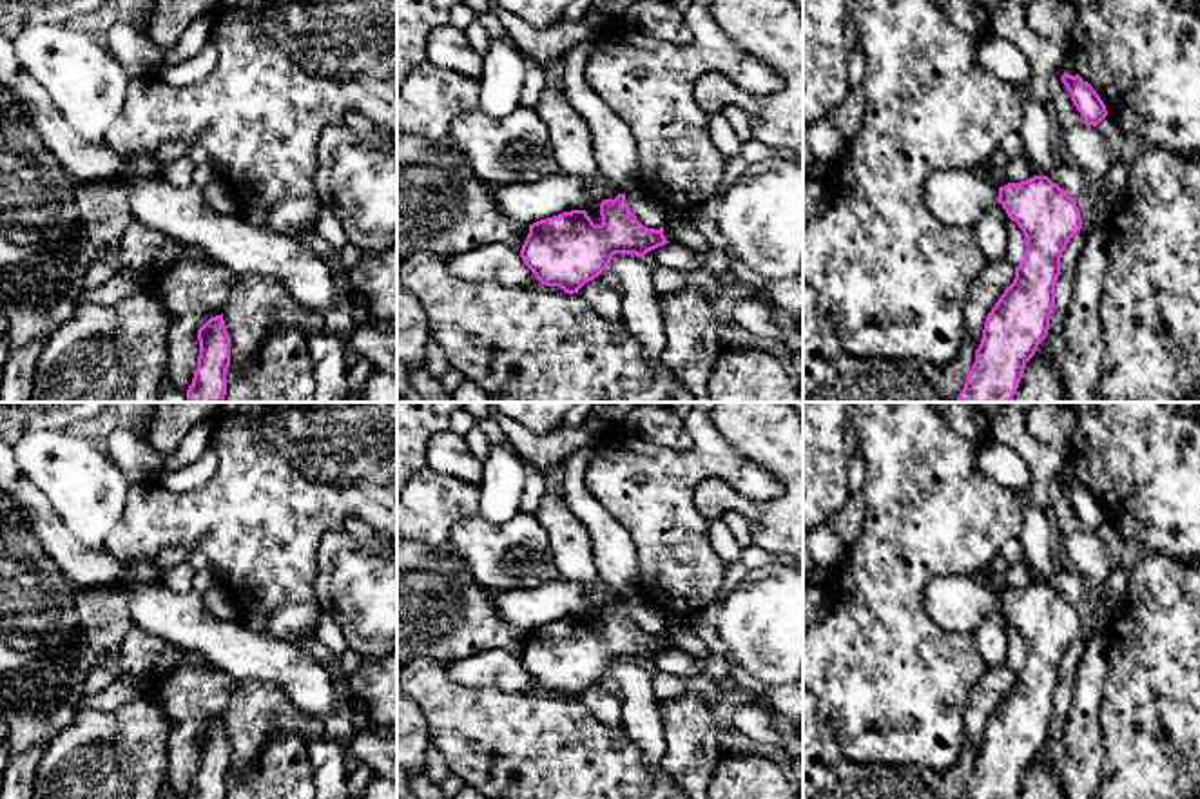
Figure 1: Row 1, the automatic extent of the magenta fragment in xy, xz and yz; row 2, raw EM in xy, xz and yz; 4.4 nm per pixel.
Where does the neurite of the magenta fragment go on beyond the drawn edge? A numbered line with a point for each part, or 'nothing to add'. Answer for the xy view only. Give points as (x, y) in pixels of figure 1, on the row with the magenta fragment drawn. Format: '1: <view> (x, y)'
nothing to add

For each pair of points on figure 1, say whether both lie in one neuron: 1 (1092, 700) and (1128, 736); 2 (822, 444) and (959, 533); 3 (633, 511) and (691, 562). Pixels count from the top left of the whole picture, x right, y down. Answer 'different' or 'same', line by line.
1: different
2: different
3: same

